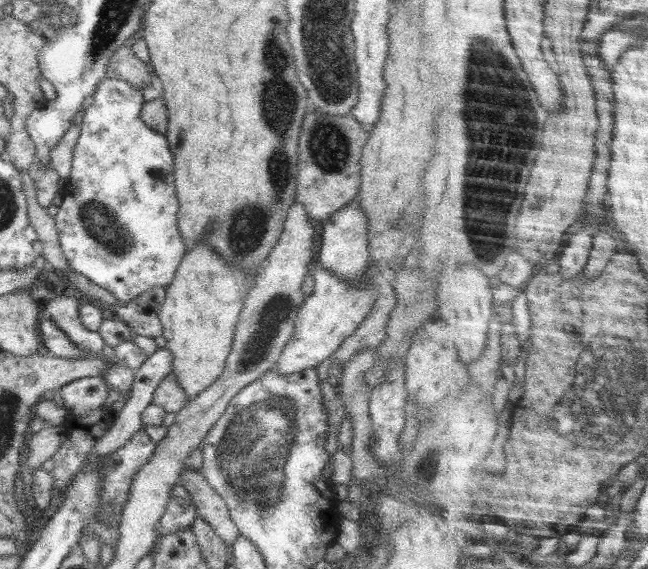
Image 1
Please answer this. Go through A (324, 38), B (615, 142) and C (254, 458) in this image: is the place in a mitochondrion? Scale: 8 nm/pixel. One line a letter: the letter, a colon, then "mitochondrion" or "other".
A: mitochondrion
B: other
C: mitochondrion

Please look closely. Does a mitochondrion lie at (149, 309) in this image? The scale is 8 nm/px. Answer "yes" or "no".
no

